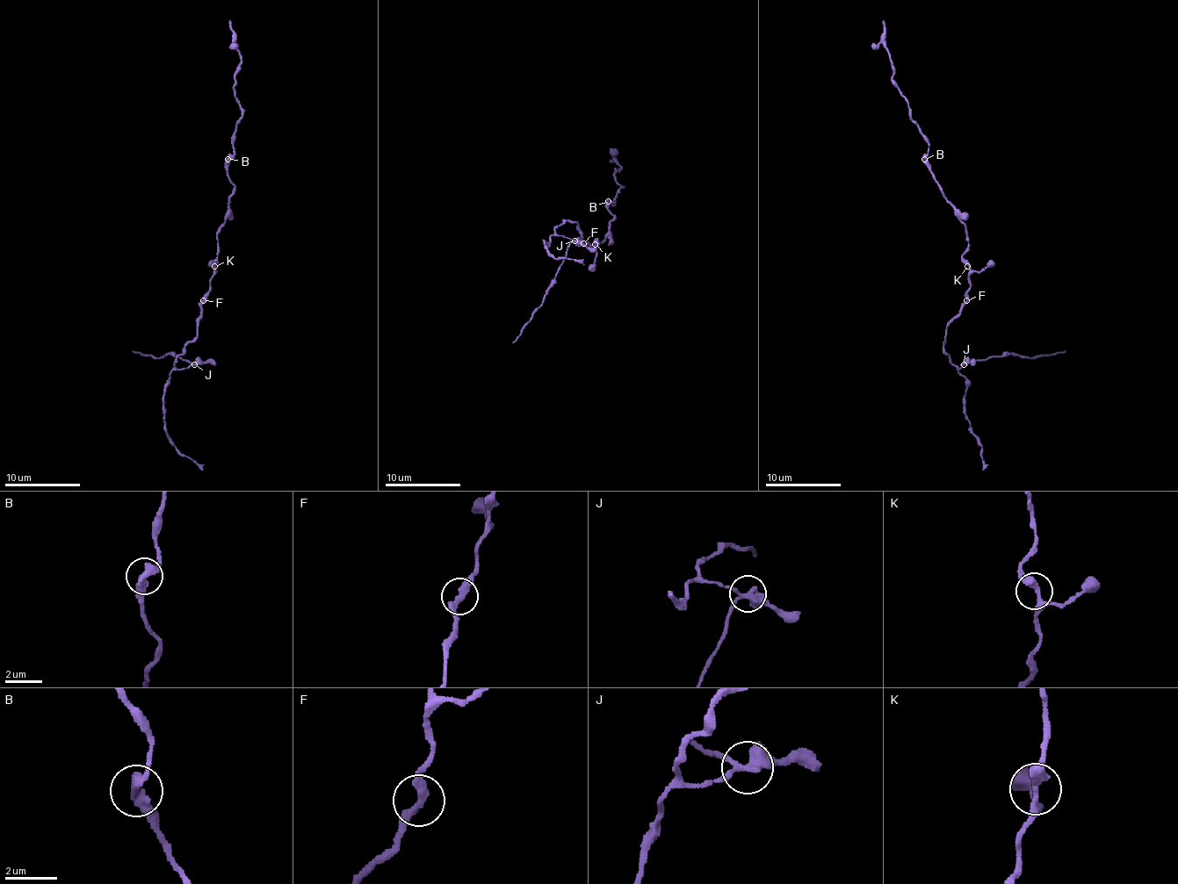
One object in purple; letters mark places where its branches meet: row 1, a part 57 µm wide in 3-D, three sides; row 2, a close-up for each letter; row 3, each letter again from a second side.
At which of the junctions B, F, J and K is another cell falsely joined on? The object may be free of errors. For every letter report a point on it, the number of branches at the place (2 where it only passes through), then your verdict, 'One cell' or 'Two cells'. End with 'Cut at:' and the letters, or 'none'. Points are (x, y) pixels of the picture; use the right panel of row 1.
B: Place: (924, 159). Branches: 2. One cell
F: Place: (966, 300). Branches: 2. One cell
J: Place: (964, 364). Branches: 4. Two cells
K: Place: (967, 266). Branches: 3. One cell
Cut at: J

